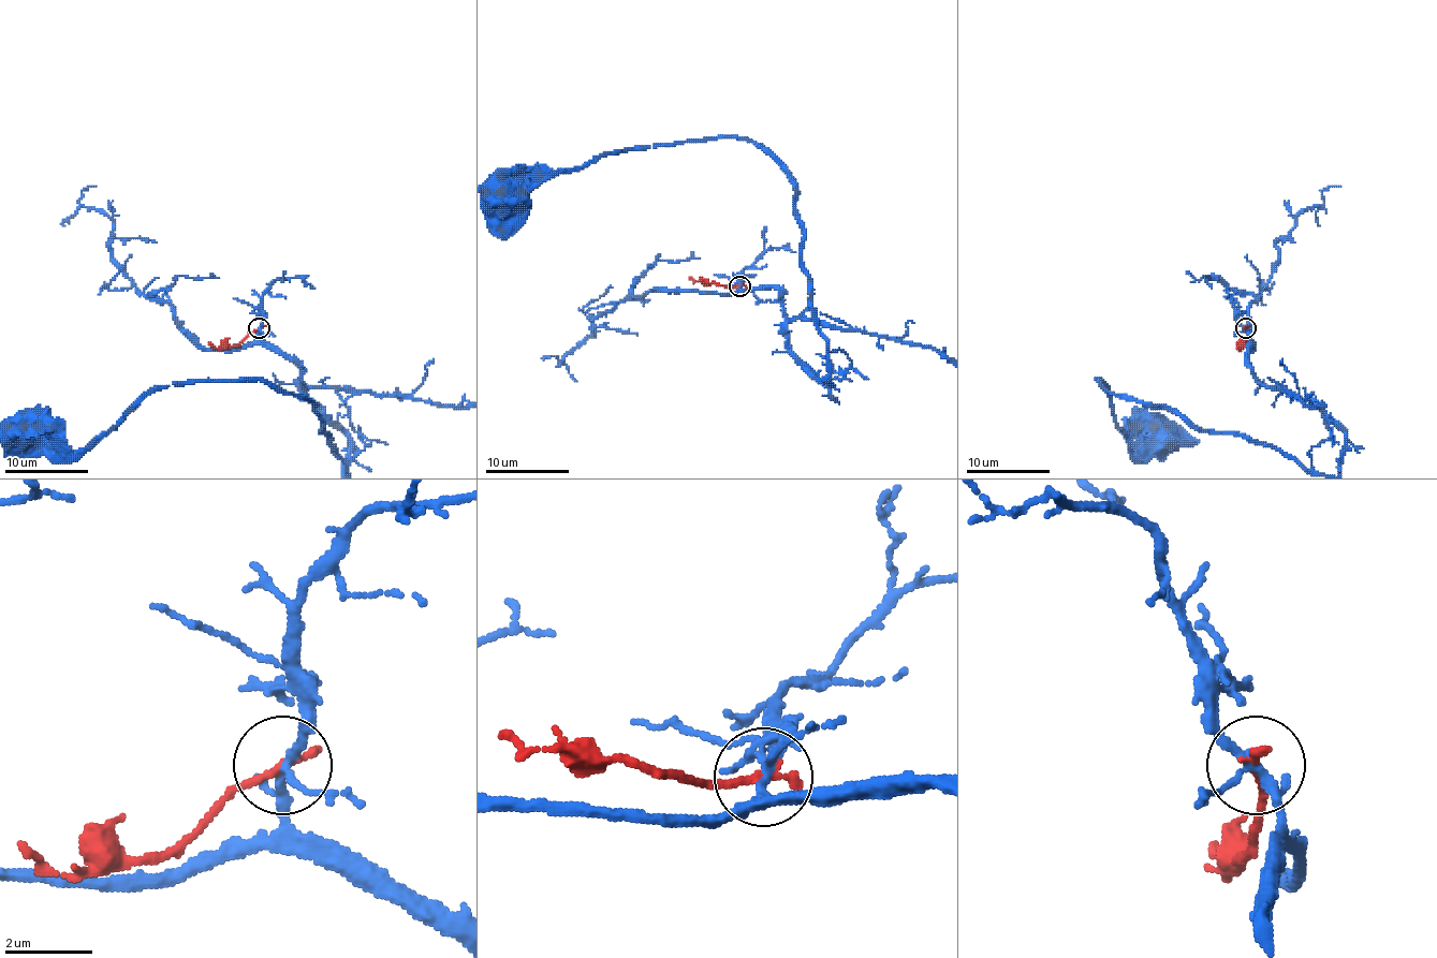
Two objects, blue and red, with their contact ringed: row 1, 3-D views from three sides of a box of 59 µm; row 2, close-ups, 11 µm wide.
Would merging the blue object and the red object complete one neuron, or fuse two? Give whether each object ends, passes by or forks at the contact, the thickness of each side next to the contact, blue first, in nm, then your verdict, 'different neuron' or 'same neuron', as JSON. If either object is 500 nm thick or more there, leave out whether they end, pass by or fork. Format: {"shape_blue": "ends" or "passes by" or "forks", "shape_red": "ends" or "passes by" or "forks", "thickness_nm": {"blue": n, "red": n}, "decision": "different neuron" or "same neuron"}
{"shape_blue": "forks", "shape_red": "ends", "thickness_nm": {"blue": 180, "red": 240}, "decision": "different neuron"}

